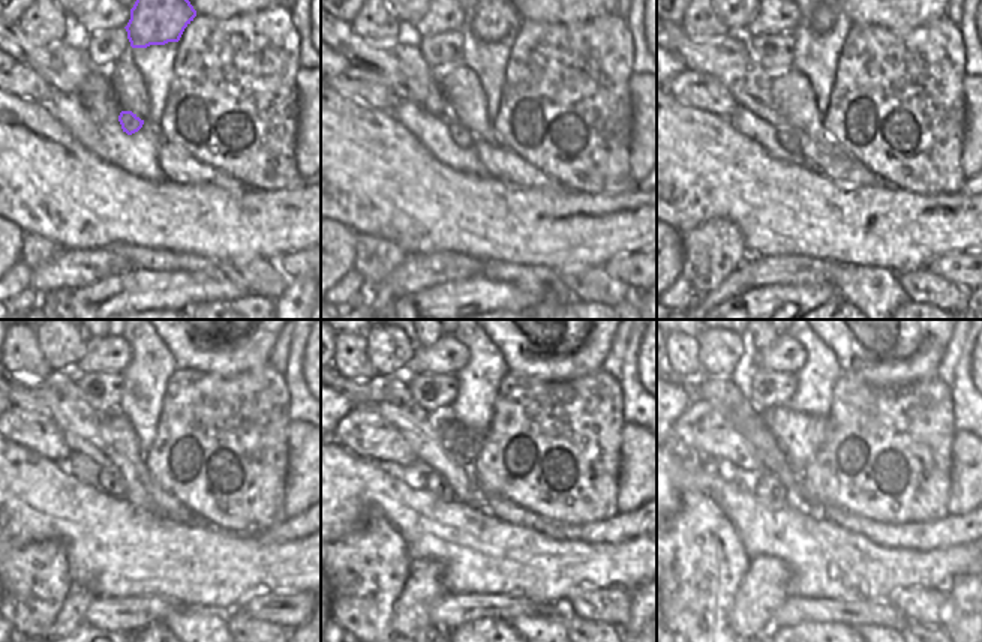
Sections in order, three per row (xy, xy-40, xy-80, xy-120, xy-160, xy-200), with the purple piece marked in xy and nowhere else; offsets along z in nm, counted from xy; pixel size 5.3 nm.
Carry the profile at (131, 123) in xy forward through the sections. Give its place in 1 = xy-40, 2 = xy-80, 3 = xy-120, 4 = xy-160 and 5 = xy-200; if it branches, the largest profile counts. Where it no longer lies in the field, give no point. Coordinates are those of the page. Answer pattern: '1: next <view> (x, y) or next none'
1: next xy-40 (461, 135)
2: next xy-80 (787, 137)
3: next xy-120 (110, 480)
4: next xy-160 (435, 485)
5: next xy-200 (768, 489)

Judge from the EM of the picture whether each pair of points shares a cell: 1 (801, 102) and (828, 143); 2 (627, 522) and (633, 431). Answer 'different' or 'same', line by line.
1: same
2: different

